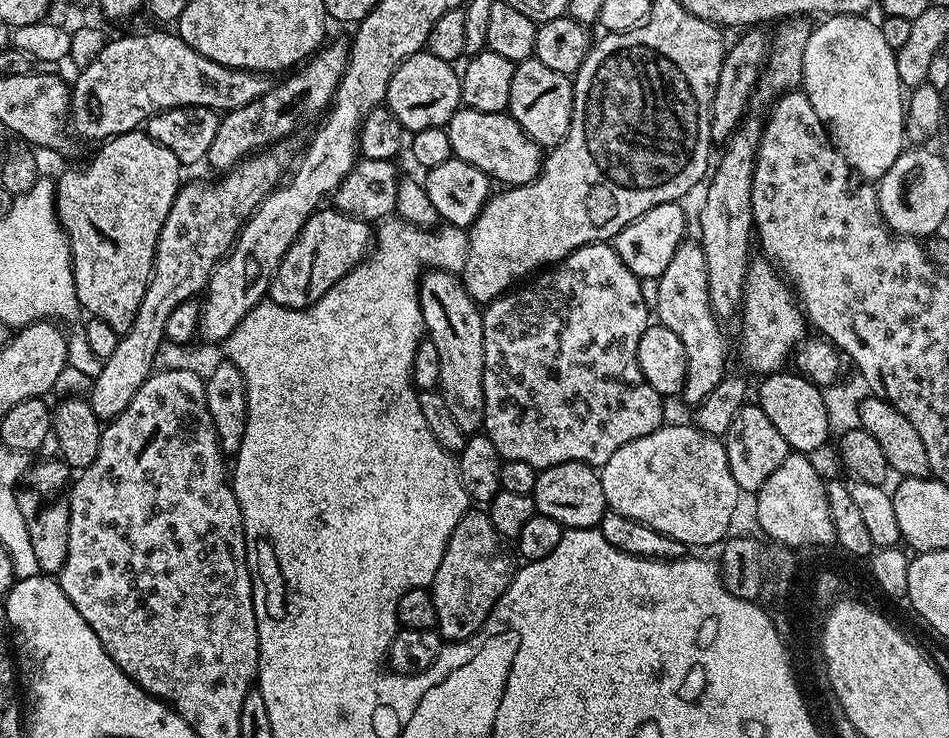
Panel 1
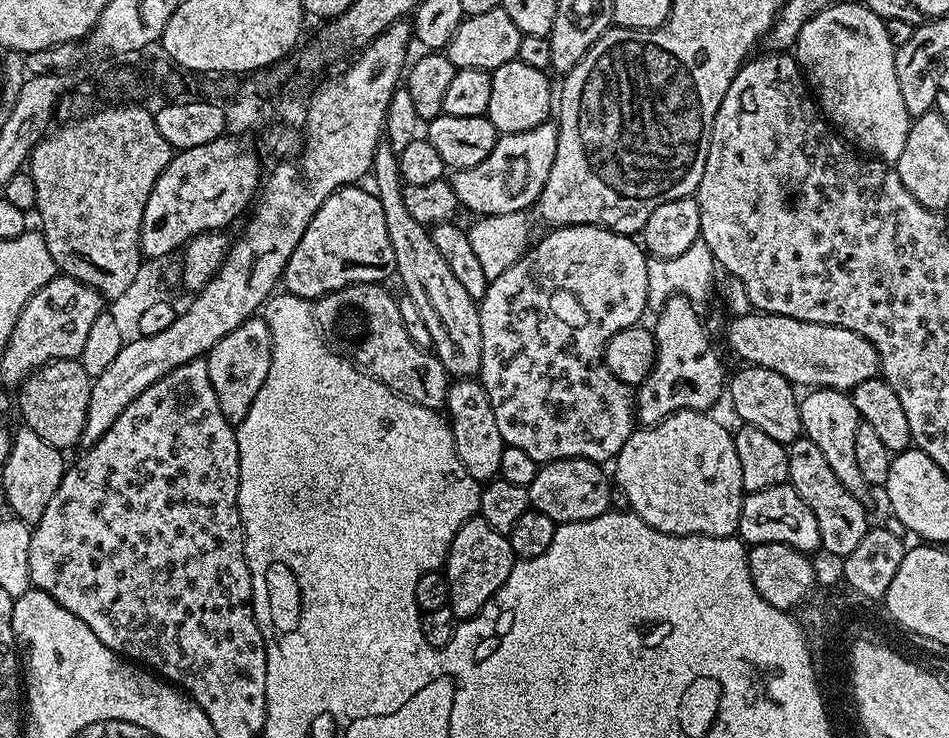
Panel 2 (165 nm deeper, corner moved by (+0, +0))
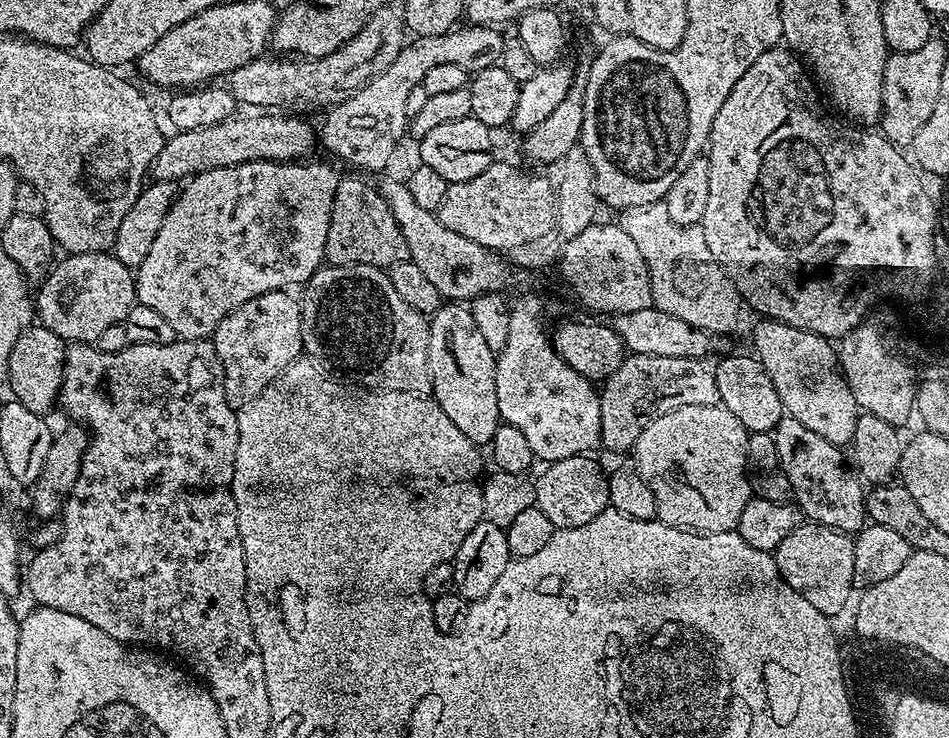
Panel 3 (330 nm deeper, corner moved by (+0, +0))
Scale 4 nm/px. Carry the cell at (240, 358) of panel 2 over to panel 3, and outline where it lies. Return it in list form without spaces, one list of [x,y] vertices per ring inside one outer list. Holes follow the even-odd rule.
[[[288,290],[258,294],[258,298],[250,298],[250,302],[222,318],[212,333],[210,339],[224,375],[226,402],[230,402],[232,408],[239,410],[254,402],[286,366],[301,359],[304,352],[302,314],[299,299],[292,295]]]

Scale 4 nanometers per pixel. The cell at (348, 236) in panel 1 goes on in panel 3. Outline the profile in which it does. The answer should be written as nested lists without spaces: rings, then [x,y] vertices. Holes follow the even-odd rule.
[[[341,179],[338,190],[334,194],[324,258],[329,265],[365,264],[385,270],[408,259],[406,238],[402,238],[402,230],[398,230],[398,222],[394,222],[394,214],[373,185],[371,188],[360,180]]]

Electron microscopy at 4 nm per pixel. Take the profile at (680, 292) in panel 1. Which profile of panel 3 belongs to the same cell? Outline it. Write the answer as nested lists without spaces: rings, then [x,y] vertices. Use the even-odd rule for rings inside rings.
[[[658,354],[625,355],[622,366],[618,366],[618,370],[614,370],[614,374],[610,374],[599,389],[602,410],[601,445],[612,452],[627,453],[636,445],[638,434],[642,434],[642,430],[650,422],[654,422],[654,418],[662,418],[662,414],[670,414],[670,410],[678,410],[678,406],[719,404],[715,371],[706,365],[704,360],[694,358],[662,358]]]

